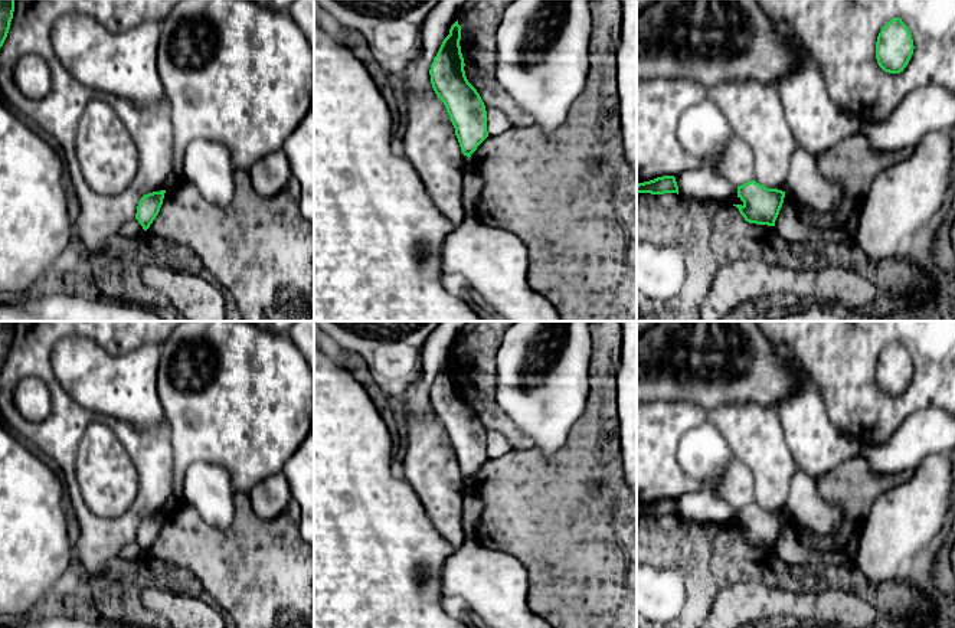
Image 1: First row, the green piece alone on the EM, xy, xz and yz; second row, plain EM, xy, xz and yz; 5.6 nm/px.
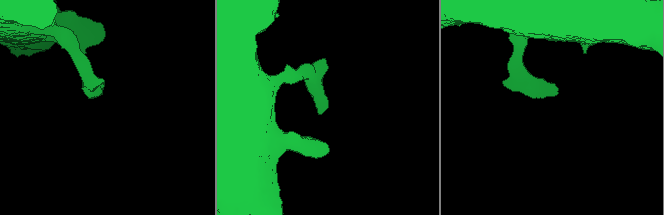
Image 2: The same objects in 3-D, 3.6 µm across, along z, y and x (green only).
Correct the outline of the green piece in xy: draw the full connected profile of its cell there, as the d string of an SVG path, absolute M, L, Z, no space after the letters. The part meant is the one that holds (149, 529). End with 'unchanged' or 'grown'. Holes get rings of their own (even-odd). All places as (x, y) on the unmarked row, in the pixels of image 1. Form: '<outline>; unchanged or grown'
M166 513L153 514L153 516L144 517L140 521L138 529L137 529L135 542L143 549L144 553L150 550L150 547L158 537L160 530L163 527L164 516Z; unchanged

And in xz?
M451 349L429 392L431 406L444 425L455 451L461 474L468 481L488 459L487 434L477 412L468 405L461 376L461 349Z; unchanged

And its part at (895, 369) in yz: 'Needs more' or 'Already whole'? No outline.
Already whole

